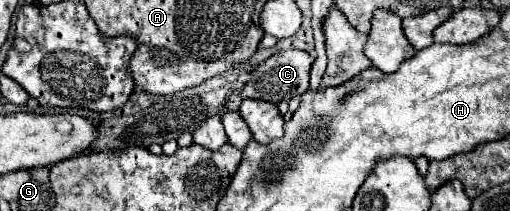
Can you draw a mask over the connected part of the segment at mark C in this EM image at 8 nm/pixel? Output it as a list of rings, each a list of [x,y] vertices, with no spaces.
[[[283,50],[275,56],[271,56],[269,60],[261,62],[255,72],[253,72],[253,80],[249,80],[241,92],[243,98],[255,98],[255,100],[265,100],[265,102],[273,102],[279,104],[281,100],[291,100],[293,96],[299,96],[303,92],[307,92],[309,88],[309,70],[311,70],[313,58],[307,52],[301,50]]]

